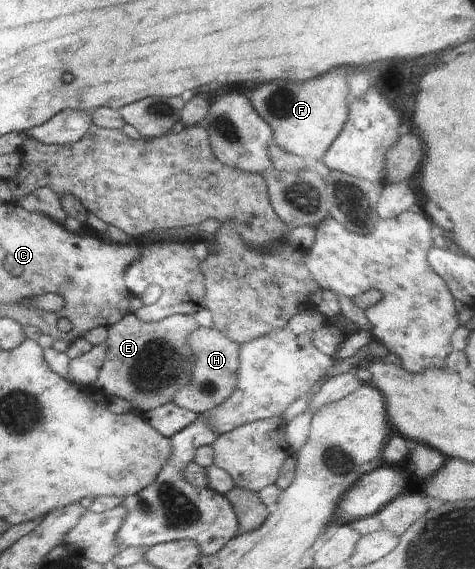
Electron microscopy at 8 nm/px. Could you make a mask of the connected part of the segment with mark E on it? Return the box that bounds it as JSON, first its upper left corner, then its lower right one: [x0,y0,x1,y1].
[94,314,199,415]

